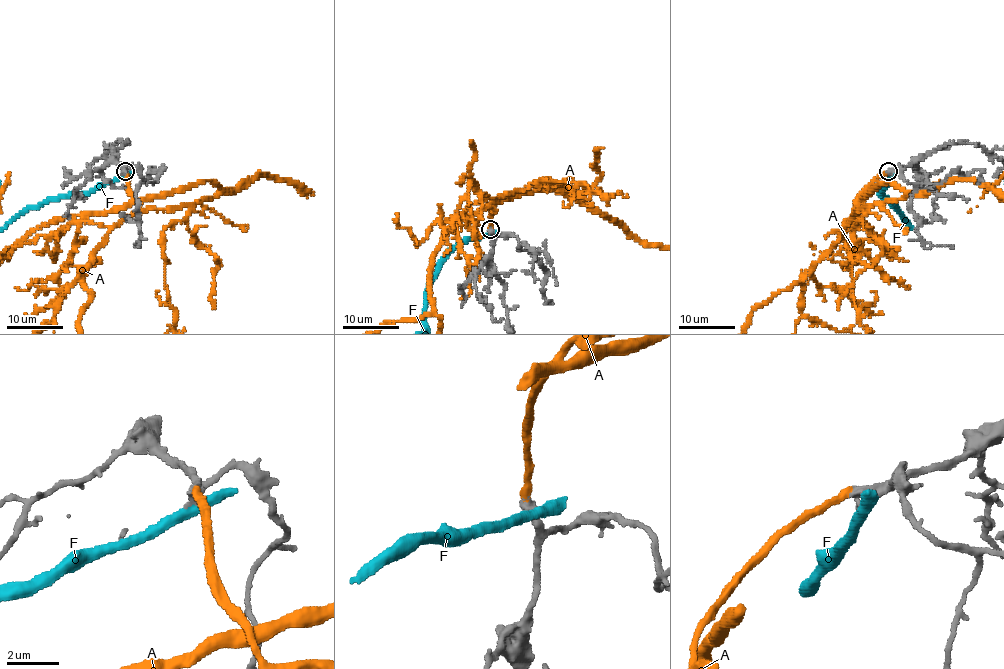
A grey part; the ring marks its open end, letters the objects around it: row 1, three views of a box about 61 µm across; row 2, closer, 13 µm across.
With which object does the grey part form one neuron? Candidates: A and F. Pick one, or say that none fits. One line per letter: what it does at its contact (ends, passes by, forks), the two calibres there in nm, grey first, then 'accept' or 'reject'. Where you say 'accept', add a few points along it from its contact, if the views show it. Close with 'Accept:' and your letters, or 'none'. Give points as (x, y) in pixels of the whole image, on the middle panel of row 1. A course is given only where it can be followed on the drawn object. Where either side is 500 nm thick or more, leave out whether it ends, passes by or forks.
A: it ends | 320/280 nm | accept
F: it passes by | 320/360 nm | reject
Accept: A

